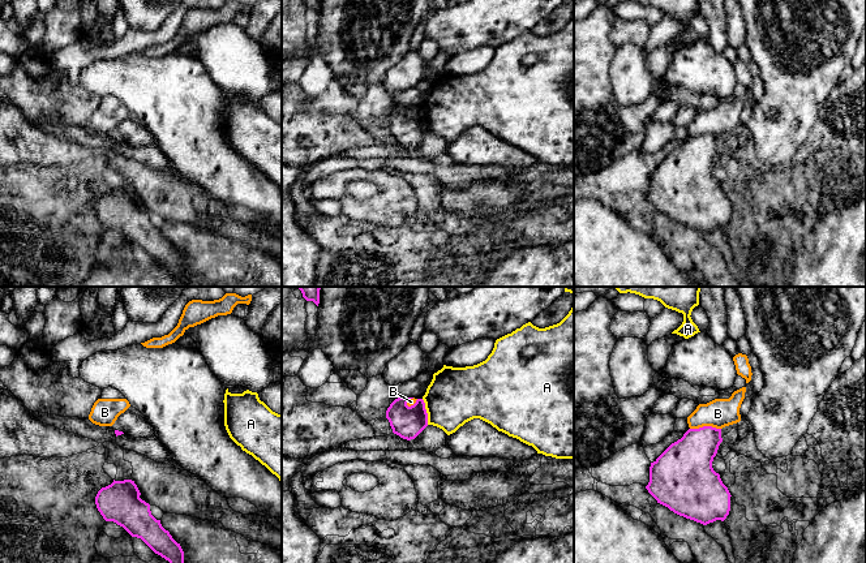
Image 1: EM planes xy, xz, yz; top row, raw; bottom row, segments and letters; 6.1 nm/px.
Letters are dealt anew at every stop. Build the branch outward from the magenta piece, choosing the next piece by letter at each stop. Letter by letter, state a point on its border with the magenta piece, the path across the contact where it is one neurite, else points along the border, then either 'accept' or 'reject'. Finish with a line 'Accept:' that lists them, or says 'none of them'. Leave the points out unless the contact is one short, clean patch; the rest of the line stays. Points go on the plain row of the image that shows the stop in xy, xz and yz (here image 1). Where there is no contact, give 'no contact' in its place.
A: contact xz (425, 120); reject
B: contact yz (704, 134); border yz (720, 136), (699, 134), (690, 137); reject
Accept: none of them

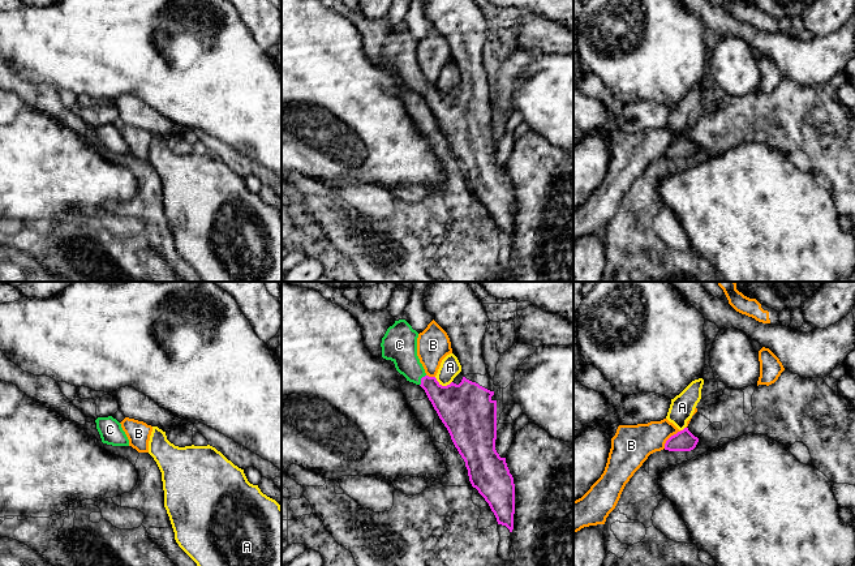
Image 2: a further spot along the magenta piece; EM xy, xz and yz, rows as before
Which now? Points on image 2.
A: contact xz (443, 94); border xz (434, 85), (442, 93), (451, 90); reject
B: contact yz (670, 145); border yz (681, 138), (674, 141), (664, 155); reject
C: contact xz (421, 88); way xz (454, 111), (442, 106), (421, 88), (407, 71), (399, 54); accept
Accept: C

